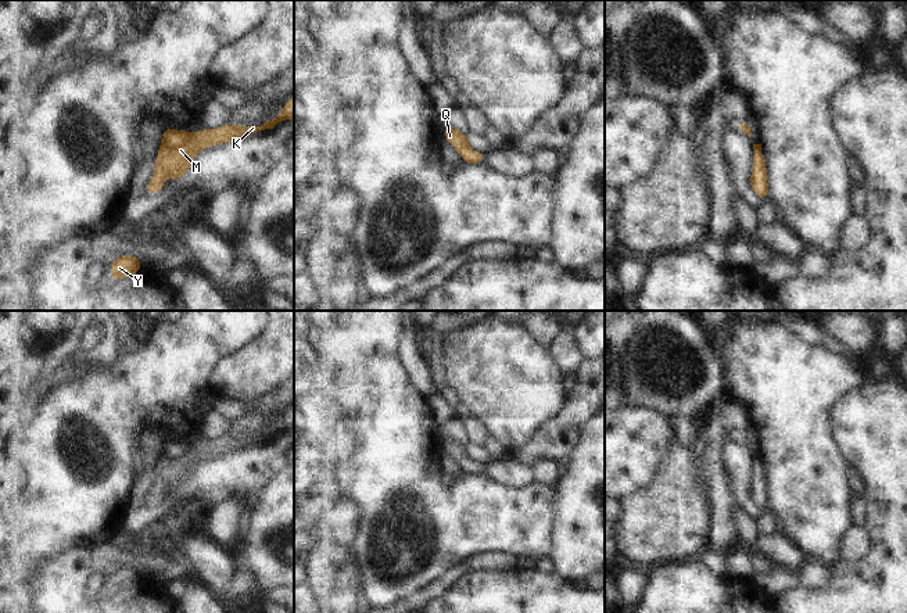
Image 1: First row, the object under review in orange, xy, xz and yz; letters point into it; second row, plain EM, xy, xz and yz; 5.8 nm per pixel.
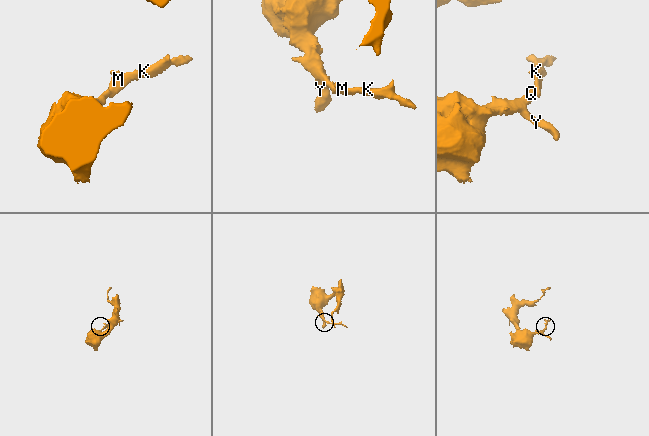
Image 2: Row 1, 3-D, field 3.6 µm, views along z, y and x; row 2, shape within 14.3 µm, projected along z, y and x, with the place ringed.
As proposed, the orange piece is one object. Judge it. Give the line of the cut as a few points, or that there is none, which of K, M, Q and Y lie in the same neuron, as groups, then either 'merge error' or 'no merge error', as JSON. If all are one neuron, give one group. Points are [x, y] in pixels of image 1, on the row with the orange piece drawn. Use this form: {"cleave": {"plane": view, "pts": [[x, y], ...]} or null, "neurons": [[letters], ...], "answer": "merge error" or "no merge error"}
{"cleave": null, "neurons": [["K", "M", "Q", "Y"]], "answer": "no merge error"}

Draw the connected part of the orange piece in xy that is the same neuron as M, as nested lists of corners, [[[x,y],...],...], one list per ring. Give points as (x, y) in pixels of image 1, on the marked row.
[[[294,96],[287,98],[286,107],[273,119],[261,126],[247,125],[241,128],[227,122],[219,129],[202,129],[198,133],[165,126],[154,165],[154,176],[146,187],[146,194],[154,196],[161,191],[165,178],[171,178],[173,182],[182,178],[190,169],[197,153],[214,144],[225,144],[255,135],[259,130],[273,129],[280,122],[291,118],[294,118]]]

